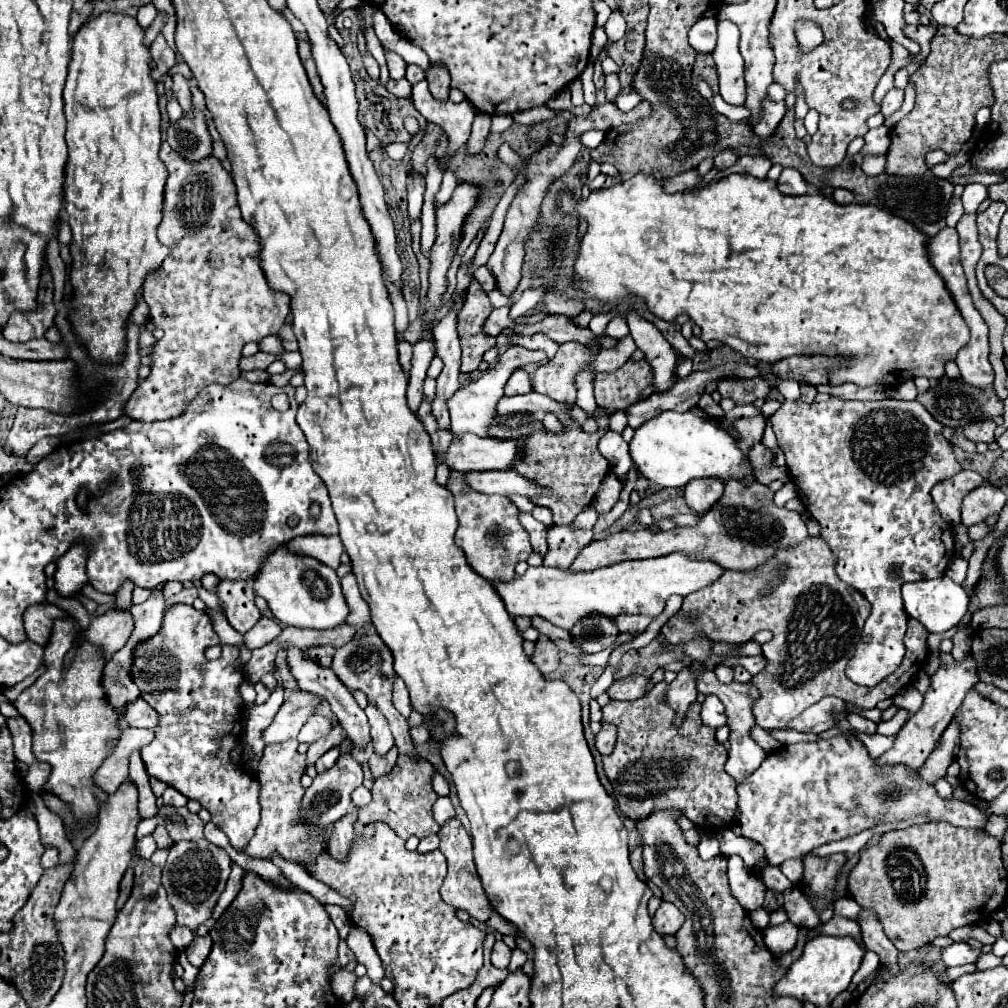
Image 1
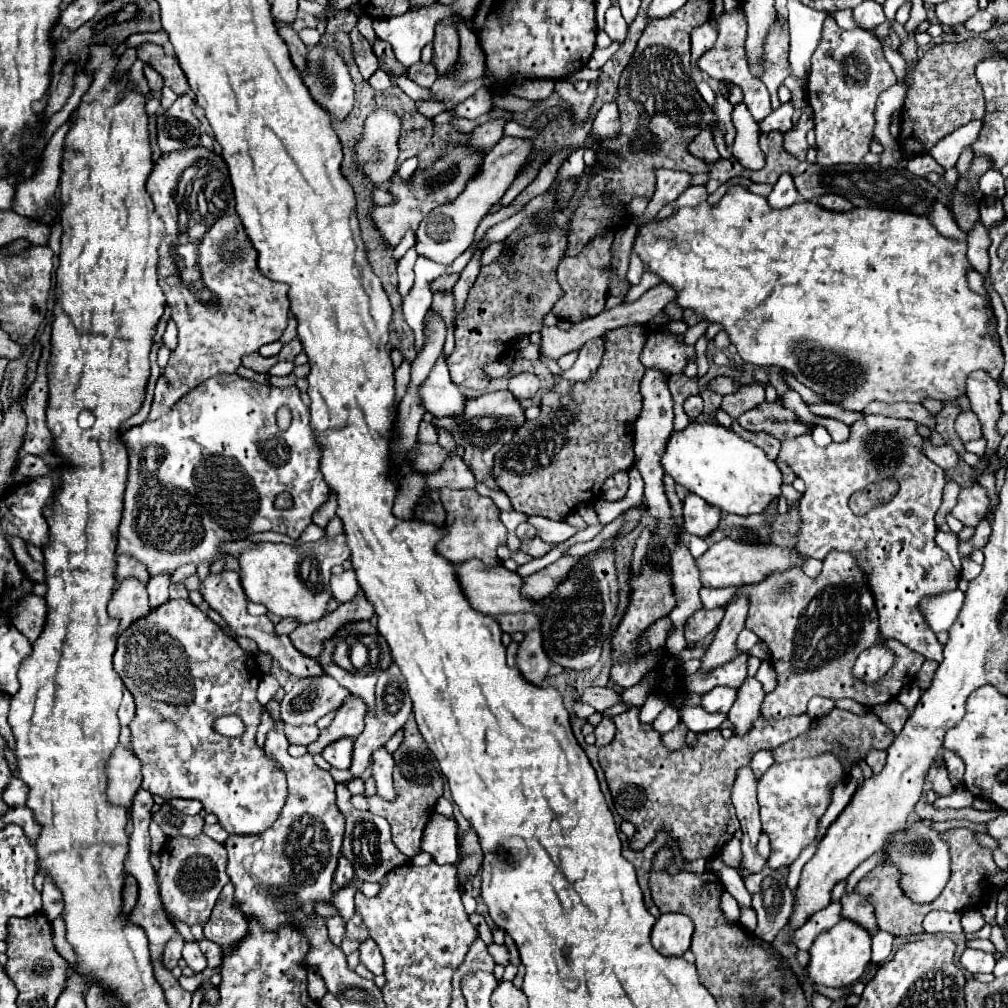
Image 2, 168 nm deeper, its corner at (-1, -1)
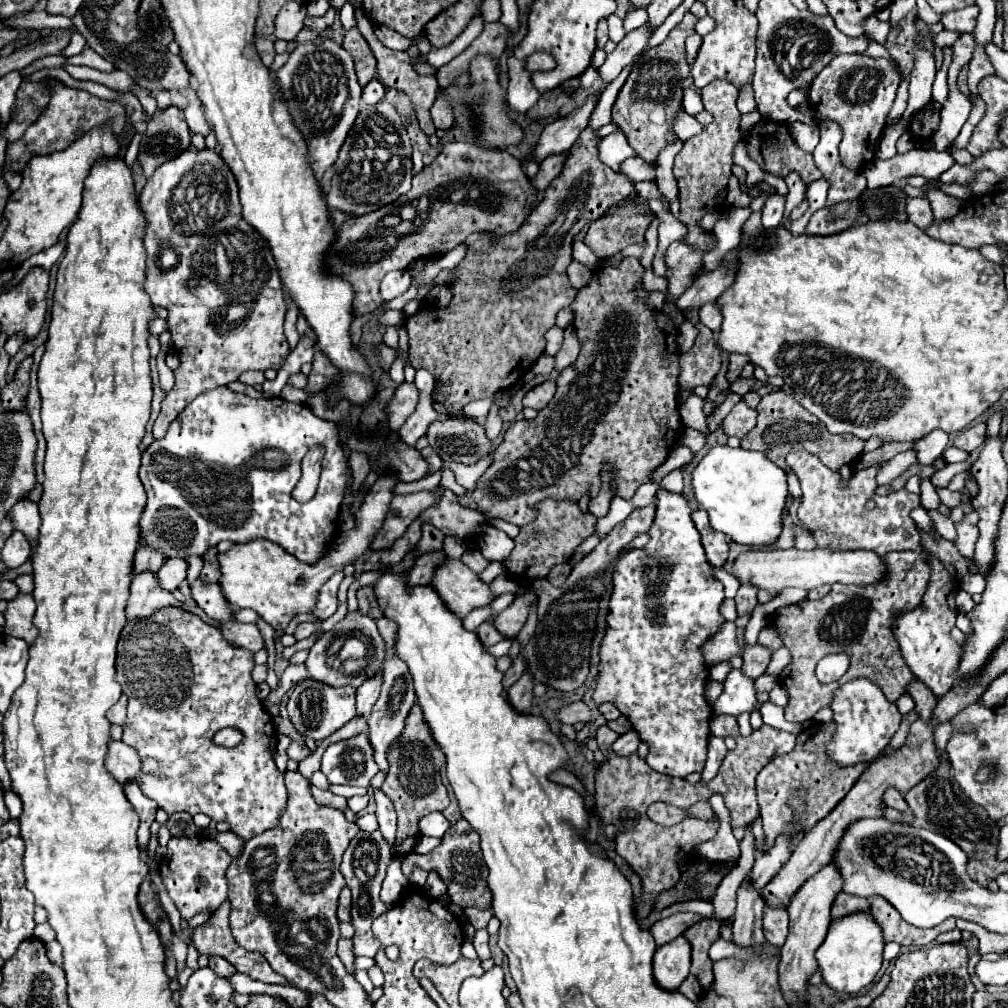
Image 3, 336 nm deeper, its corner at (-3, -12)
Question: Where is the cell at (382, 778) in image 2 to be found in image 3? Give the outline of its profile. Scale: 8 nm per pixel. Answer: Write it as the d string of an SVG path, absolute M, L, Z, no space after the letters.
M374 790L374 798L376 798L376 818L380 822L380 832L382 832L384 840L388 842L388 846L394 846L394 840L396 840L394 804L390 804L390 800L386 800L386 796L382 796L382 790Z

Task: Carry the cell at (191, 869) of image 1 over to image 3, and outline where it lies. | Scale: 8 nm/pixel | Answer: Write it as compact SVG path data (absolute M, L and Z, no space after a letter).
M172 836L168 842L168 852L160 862L160 874L168 888L170 898L174 900L180 916L190 920L198 912L210 910L214 912L218 904L222 904L228 896L226 884L226 868L230 866L230 854L210 838L176 838Z

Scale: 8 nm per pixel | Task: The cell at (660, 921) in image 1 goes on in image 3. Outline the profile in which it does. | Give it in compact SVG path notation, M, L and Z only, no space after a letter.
M684 936L660 946L654 954L654 980L664 990L678 990L690 974L690 944Z

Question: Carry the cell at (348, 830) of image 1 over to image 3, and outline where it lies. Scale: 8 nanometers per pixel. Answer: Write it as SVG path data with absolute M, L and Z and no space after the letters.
M344 888L340 894L340 902L338 902L338 918L340 922L350 922L350 888Z

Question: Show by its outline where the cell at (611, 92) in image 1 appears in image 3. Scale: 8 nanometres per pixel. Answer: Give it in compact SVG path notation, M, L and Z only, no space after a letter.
M616 130L614 134L602 138L600 156L602 156L602 162L604 162L606 166L610 166L614 172L620 172L620 164L622 164L626 158L634 156L634 150L630 148L626 136L624 136L620 130Z

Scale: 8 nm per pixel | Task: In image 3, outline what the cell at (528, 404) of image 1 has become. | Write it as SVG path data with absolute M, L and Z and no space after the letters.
M474 418L436 420L428 426L426 436L444 462L474 464L490 450L490 440L484 434L484 426Z

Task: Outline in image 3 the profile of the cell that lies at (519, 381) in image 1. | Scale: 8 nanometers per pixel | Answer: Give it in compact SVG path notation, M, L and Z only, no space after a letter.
M554 380L542 382L542 384L538 384L536 388L532 388L532 390L524 396L524 406L542 410L542 408L552 400L554 392L556 392L556 382L554 382Z

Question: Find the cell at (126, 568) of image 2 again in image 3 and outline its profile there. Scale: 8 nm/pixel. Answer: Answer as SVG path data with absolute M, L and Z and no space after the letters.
M144 540L138 546L136 558L134 558L134 572L142 572L142 570L152 570L158 572L158 568L166 562L166 556L158 550L154 550L152 546L148 546Z

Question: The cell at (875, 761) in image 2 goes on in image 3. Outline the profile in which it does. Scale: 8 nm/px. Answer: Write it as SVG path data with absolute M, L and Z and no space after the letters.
M888 788L888 790L886 790L884 804L886 804L888 808L898 810L898 812L908 812L908 804L906 804L906 800L902 798L902 794L900 794L896 788Z

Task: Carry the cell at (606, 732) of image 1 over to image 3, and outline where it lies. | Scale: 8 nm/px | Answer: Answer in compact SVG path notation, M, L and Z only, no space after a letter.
M600 726L600 728L596 730L596 742L598 742L598 746L600 746L602 752L610 750L610 746L616 742L616 738L618 738L618 734L612 732L608 726Z

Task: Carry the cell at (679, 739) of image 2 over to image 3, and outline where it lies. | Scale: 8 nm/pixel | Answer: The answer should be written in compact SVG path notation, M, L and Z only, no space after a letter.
M658 490L656 506L658 506L658 510L656 510L656 520L654 520L652 528L650 528L650 542L644 548L630 548L630 550L626 550L624 554L620 554L618 562L614 564L614 570L612 570L612 586L614 588L612 588L612 596L610 596L608 616L606 616L606 632L604 632L604 638L602 638L602 644L600 644L598 682L596 682L596 688L594 688L592 698L594 698L594 702L598 706L602 702L612 702L620 710L620 714L624 714L632 722L632 728L640 734L640 740L650 746L650 752L646 756L646 762L648 762L650 768L654 768L656 772L666 774L666 776L686 778L692 772L702 772L704 770L704 764L706 764L712 706L706 700L706 684L708 684L708 678L710 676L708 676L708 664L704 662L700 648L726 622L724 616L720 614L720 604L724 600L724 586L722 586L720 580L714 578L714 574L710 570L710 564L708 564L708 560L704 556L704 548L700 544L700 534L698 534L698 530L696 530L696 526L694 526L694 522L690 518L690 514L692 514L690 504L680 494L674 494L674 492L668 492L668 490Z

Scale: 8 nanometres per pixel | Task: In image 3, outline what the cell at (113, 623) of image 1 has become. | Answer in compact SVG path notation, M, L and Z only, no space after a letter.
M154 572L134 574L132 584L130 584L130 598L128 598L128 604L126 604L126 618L128 620L146 618L146 616L150 616L152 612L156 612L158 608L164 608L164 606L183 608L218 629L221 626L220 622L209 618L197 605L189 607L184 603L176 602L170 592L162 590L160 580Z

